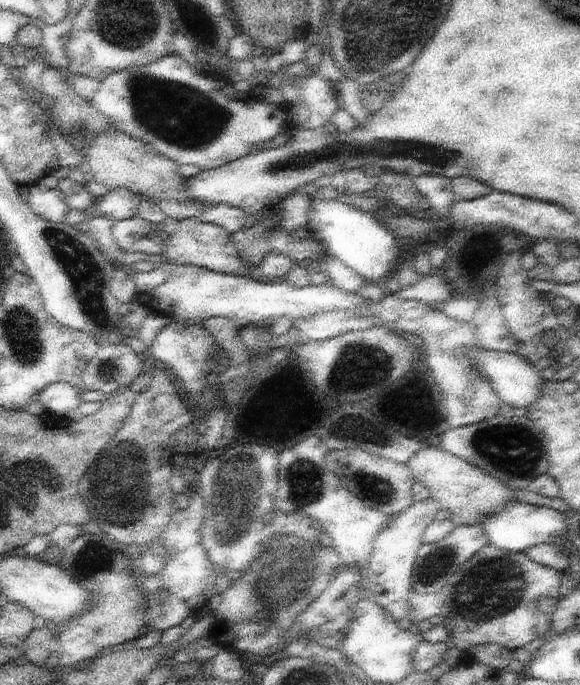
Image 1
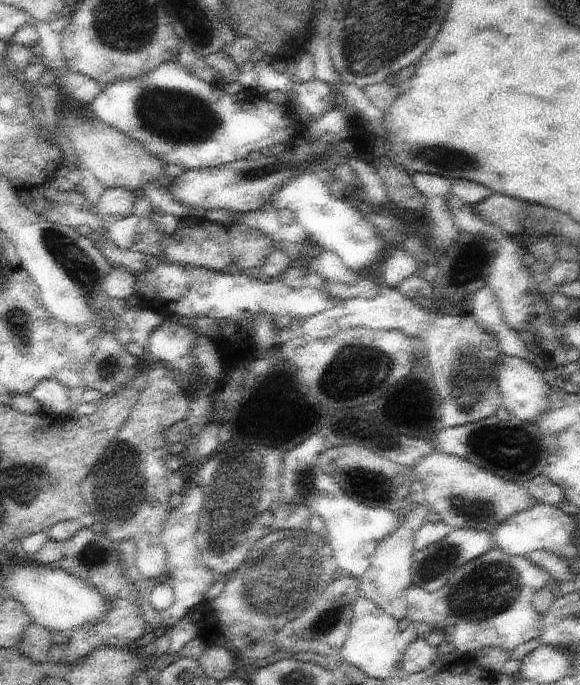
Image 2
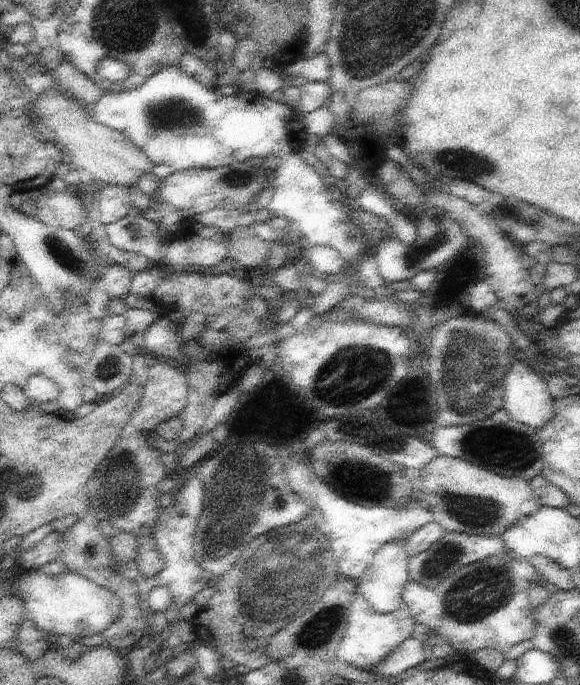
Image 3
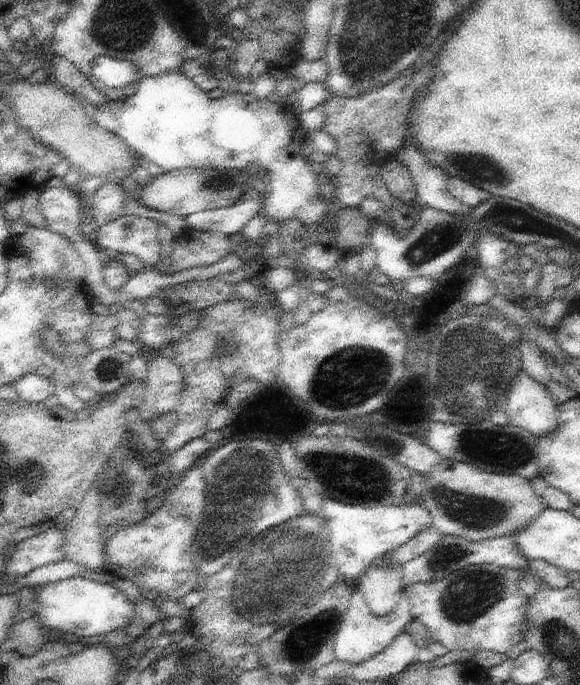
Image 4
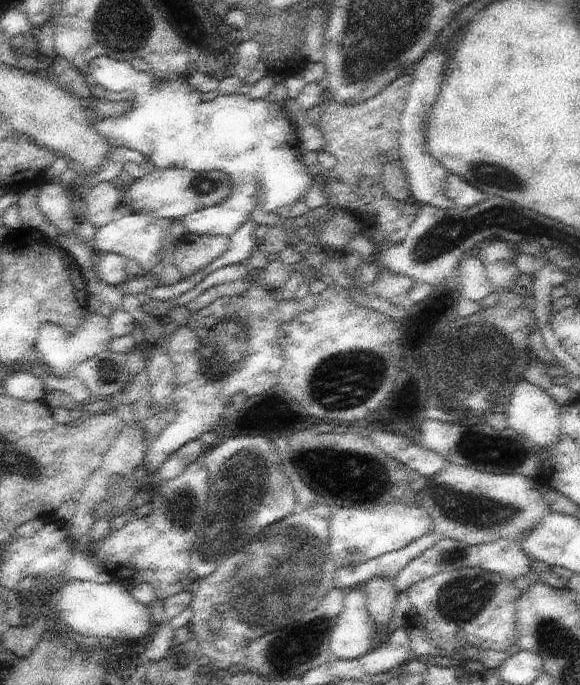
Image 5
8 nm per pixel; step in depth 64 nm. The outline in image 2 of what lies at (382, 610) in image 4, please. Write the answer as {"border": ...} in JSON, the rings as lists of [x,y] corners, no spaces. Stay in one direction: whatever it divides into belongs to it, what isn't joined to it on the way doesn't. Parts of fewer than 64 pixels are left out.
{"border":[[[428,504],[415,505],[408,514],[404,515],[404,520],[398,524],[398,528],[378,543],[371,565],[360,577],[361,594],[394,618],[407,616],[406,595],[408,588],[413,585],[412,563],[414,554],[416,554],[414,536],[428,522],[428,514],[432,514],[432,512],[435,512],[434,508]]]}

